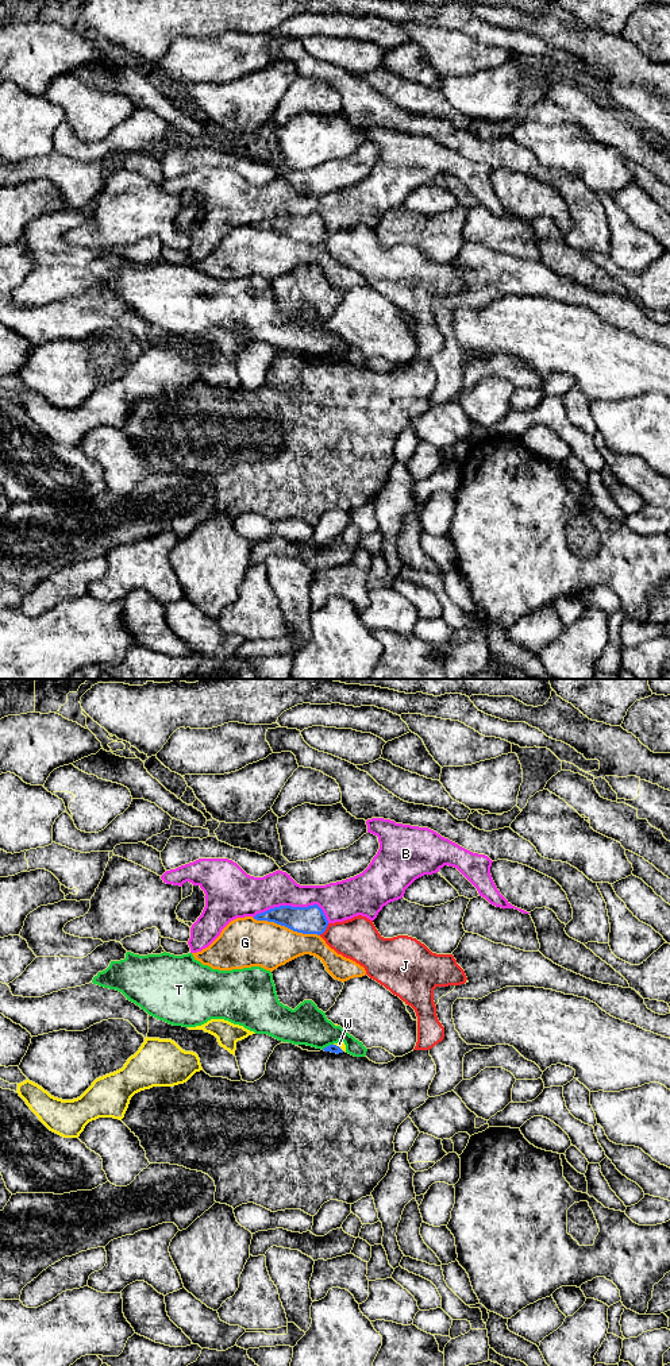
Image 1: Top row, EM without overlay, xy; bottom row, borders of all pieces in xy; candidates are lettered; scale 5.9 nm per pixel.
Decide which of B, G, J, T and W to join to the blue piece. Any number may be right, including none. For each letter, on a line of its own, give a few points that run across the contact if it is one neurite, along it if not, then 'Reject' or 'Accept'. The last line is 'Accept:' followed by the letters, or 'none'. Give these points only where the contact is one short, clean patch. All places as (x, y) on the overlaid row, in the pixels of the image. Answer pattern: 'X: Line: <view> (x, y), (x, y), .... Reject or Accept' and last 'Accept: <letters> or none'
B: Reject
G: Reject
J: Reject
T: Reject
W: Line: xy (334, 1044), (343, 1050). Reject
Accept: none

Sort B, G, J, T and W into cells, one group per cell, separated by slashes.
B / G / J / T / W

